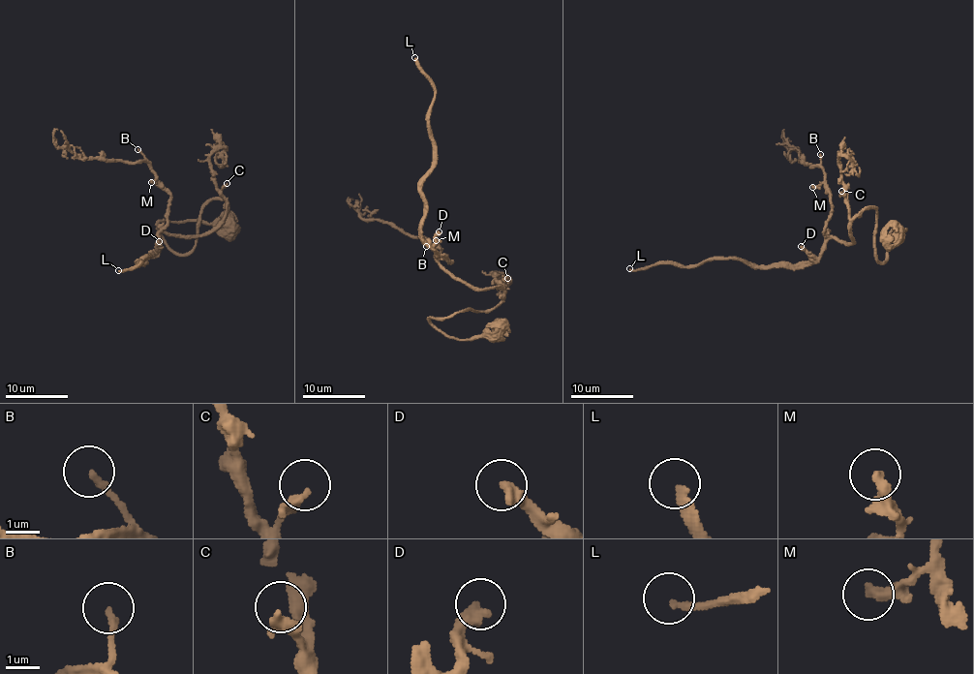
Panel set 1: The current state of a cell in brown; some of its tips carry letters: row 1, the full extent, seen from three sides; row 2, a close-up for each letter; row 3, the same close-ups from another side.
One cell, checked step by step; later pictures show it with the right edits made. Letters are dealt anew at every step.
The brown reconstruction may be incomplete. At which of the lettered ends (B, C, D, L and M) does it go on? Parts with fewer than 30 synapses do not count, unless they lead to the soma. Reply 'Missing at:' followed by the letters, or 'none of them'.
Missing at: D, L

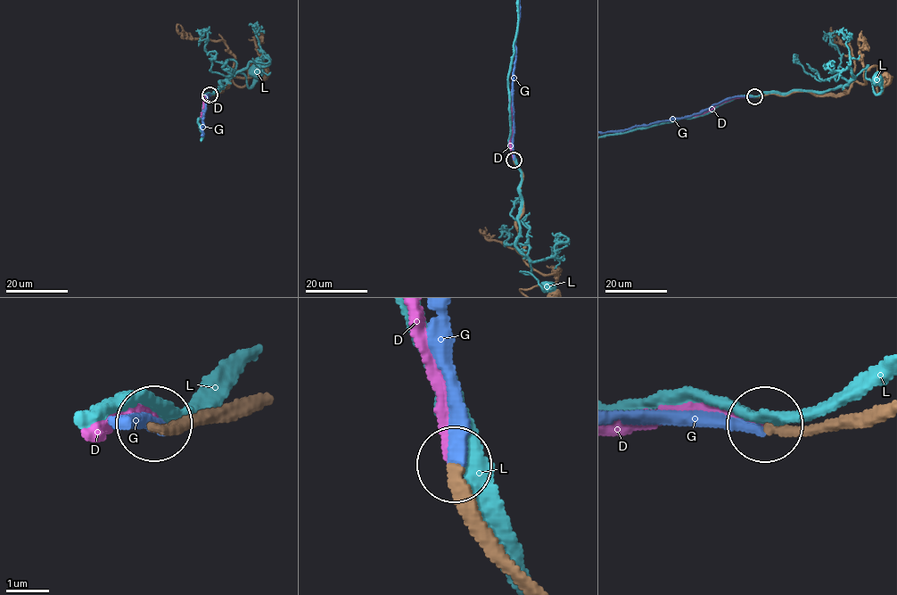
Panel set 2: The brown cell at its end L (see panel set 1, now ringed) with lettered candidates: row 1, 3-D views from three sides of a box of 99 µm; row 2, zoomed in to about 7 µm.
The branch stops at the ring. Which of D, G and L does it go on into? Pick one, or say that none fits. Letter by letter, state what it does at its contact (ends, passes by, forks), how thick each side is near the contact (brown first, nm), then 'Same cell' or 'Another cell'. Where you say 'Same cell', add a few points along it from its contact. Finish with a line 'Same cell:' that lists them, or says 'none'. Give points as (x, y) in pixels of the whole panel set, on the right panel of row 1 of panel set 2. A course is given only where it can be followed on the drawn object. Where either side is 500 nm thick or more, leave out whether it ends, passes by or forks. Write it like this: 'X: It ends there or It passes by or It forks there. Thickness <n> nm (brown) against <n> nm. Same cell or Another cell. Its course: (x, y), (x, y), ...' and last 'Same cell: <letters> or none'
D: It ends there. Thickness 260 nm (brown) against 320 nm. Another cell
G: It ends there. Thickness 260 nm (brown) against 280 nm. Same cell
L: It passes by. Thickness 300 nm (brown) against 300 nm. Another cell
Same cell: G

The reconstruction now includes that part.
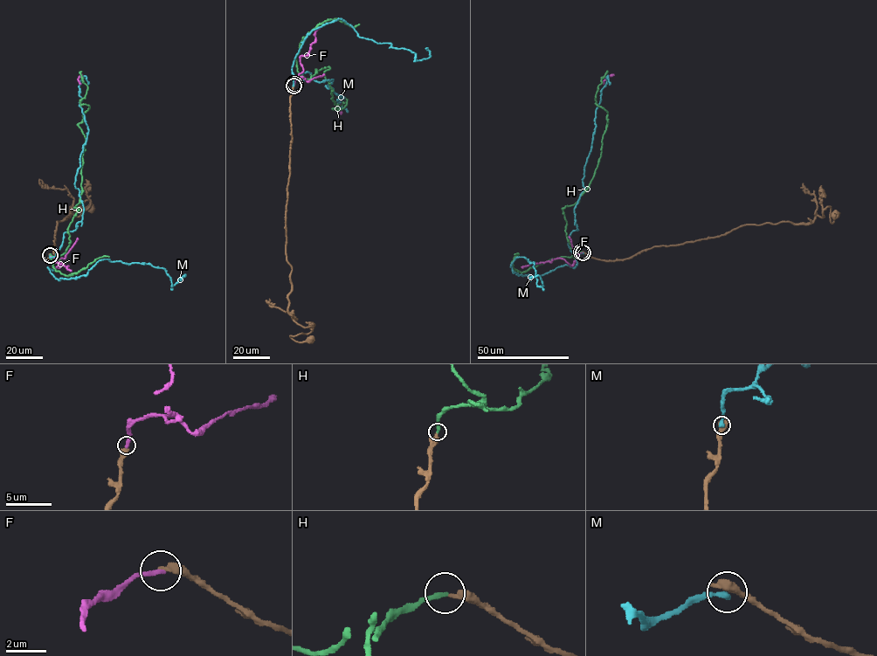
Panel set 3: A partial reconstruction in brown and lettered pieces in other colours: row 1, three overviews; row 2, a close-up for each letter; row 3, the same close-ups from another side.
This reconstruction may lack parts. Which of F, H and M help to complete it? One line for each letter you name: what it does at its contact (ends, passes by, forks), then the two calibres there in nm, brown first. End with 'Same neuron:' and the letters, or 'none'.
H: it ends; calibres 360 and 260 nm
Same neuron: H

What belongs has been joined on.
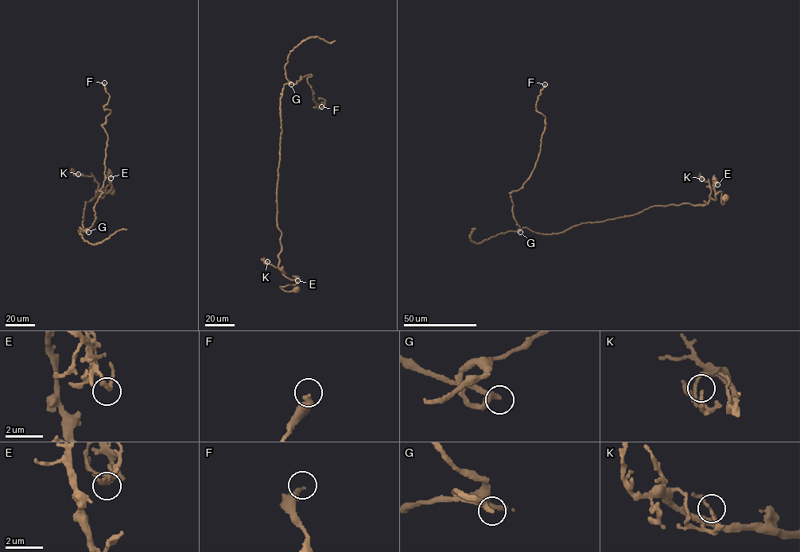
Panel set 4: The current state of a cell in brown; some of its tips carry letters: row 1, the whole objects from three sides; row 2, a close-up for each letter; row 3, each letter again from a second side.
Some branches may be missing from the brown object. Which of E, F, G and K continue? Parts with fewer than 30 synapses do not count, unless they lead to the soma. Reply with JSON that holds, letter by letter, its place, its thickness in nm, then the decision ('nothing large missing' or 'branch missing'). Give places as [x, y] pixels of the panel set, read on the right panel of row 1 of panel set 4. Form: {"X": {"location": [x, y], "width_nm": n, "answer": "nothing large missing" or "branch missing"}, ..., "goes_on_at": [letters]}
{"E": {"location": [717, 184], "width_nm": 180, "answer": "nothing large missing"}, "F": {"location": [545, 84], "width_nm": 360, "answer": "nothing large missing"}, "G": {"location": [520, 232], "width_nm": 280, "answer": "nothing large missing"}, "K": {"location": [701, 179], "width_nm": 130, "answer": "nothing large missing"}, "goes_on_at": []}

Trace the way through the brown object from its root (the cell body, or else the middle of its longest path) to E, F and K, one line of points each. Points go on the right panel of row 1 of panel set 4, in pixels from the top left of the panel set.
E: (558, 233), (582, 223), (633, 215), (655, 206), (706, 205), (710, 198), (716, 198), (713, 179), (717, 184)
F: (558, 233), (520, 230), (510, 193), (529, 177), (540, 152), (545, 118), (536, 105), (545, 84)
K: (558, 233), (582, 223), (633, 215), (655, 206), (706, 205), (711, 188), (708, 182), (701, 179)

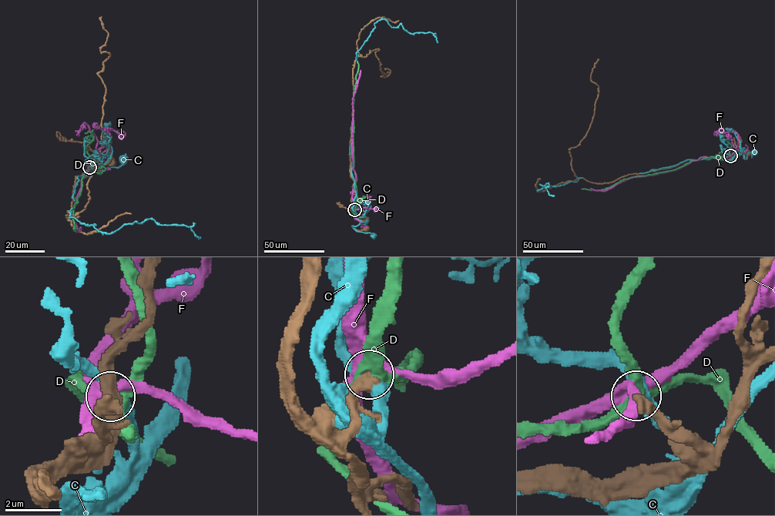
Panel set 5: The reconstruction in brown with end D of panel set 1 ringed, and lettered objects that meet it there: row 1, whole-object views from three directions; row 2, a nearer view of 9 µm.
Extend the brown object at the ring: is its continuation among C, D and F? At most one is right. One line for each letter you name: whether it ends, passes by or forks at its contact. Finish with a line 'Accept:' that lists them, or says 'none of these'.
Accept: none of these

